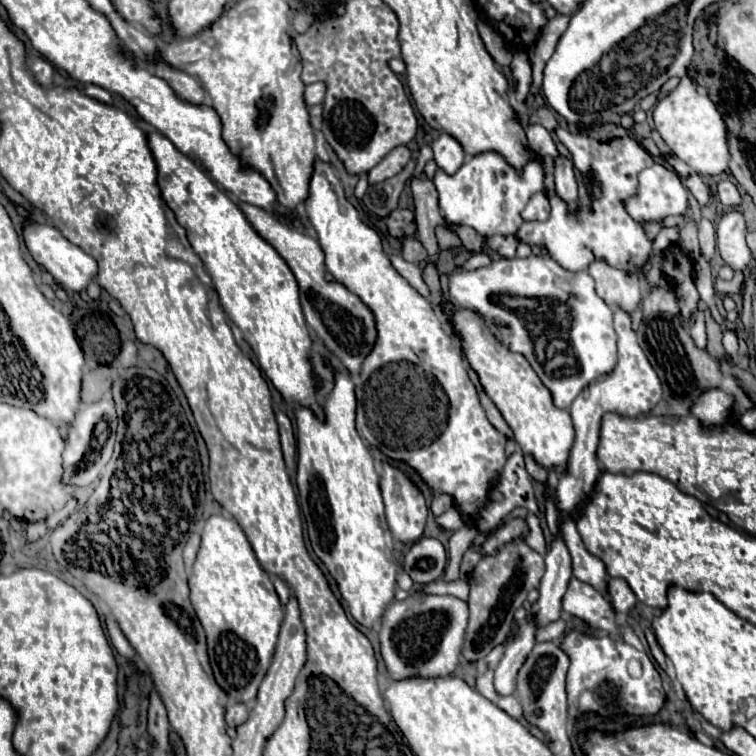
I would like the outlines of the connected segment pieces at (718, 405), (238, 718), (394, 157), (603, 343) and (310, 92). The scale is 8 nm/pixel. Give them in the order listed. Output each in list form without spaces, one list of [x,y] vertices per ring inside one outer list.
[[[723,389],[707,391],[699,403],[691,409],[691,413],[705,425],[705,427],[721,427],[727,423],[727,417],[731,415],[731,405],[733,405],[733,395],[727,395]]]
[[[231,703],[231,705],[227,707],[225,719],[227,719],[227,725],[229,725],[229,727],[239,727],[241,723],[247,721],[247,717],[249,717],[247,705],[243,705],[243,703]]]
[[[395,147],[395,151],[391,151],[381,163],[377,163],[369,173],[367,173],[367,179],[369,179],[369,185],[375,185],[375,183],[381,183],[389,177],[395,177],[403,167],[405,163],[411,159],[411,151],[407,147]]]
[[[527,257],[527,259],[499,259],[487,267],[473,271],[453,271],[447,275],[447,295],[463,309],[471,309],[485,319],[487,325],[497,329],[501,343],[521,353],[539,375],[543,385],[553,393],[553,401],[561,409],[569,409],[575,397],[587,383],[609,373],[617,363],[617,337],[613,331],[613,311],[595,293],[595,283],[587,271],[567,271],[551,257]]]
[[[313,83],[313,85],[307,85],[305,87],[305,93],[303,93],[303,99],[305,99],[305,105],[307,107],[313,107],[313,105],[319,105],[325,97],[325,85],[323,83]]]

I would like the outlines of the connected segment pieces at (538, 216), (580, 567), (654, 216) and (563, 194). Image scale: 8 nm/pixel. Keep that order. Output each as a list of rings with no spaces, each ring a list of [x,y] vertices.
[[[535,193],[527,207],[523,209],[523,219],[531,219],[531,221],[547,221],[549,217],[549,199],[545,197],[545,193]]]
[[[547,491],[545,517],[547,517],[547,525],[549,525],[551,533],[553,535],[561,533],[565,543],[567,543],[567,549],[573,557],[573,575],[579,581],[589,583],[591,587],[595,587],[595,591],[607,595],[607,569],[605,569],[605,563],[585,549],[573,519],[559,521],[559,511],[555,509],[555,503],[553,503],[553,491]]]
[[[653,163],[639,173],[639,189],[625,201],[625,207],[635,221],[647,225],[661,223],[667,215],[685,213],[687,203],[689,191],[677,173],[661,163]]]
[[[559,157],[555,159],[555,185],[557,185],[557,195],[567,203],[569,213],[575,215],[579,209],[579,185],[575,177],[575,169],[569,159]]]

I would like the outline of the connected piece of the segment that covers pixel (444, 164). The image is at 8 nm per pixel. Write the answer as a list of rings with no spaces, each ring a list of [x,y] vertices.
[[[441,133],[435,141],[433,141],[433,159],[437,163],[437,167],[441,171],[445,171],[447,175],[455,175],[459,171],[459,167],[465,163],[465,151],[463,147],[451,139],[447,133]]]

